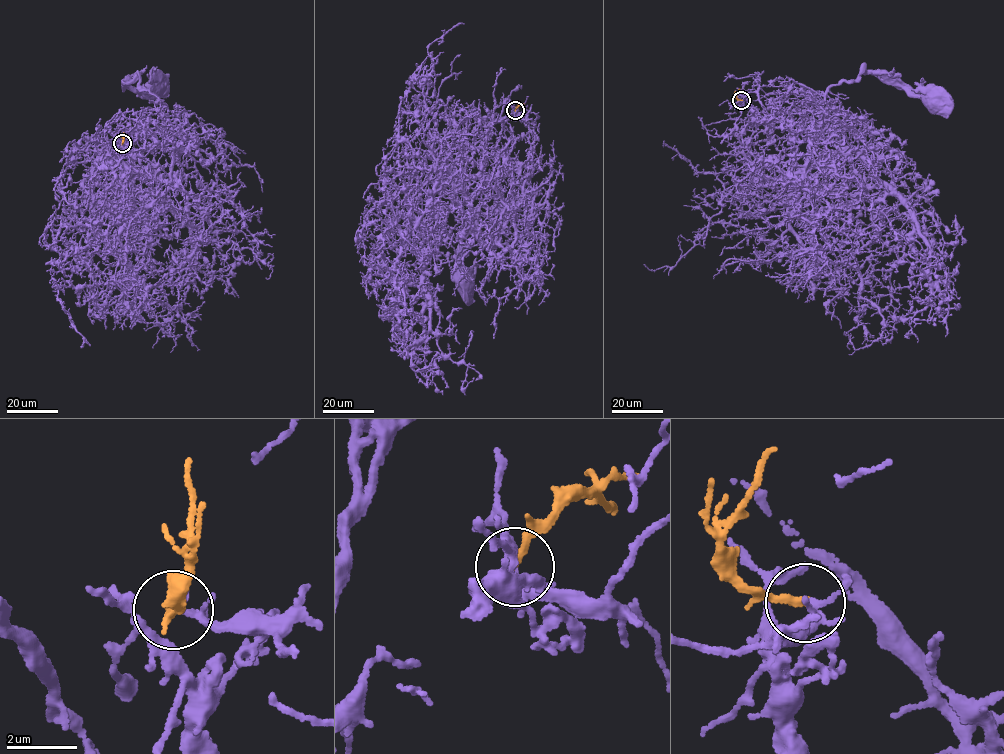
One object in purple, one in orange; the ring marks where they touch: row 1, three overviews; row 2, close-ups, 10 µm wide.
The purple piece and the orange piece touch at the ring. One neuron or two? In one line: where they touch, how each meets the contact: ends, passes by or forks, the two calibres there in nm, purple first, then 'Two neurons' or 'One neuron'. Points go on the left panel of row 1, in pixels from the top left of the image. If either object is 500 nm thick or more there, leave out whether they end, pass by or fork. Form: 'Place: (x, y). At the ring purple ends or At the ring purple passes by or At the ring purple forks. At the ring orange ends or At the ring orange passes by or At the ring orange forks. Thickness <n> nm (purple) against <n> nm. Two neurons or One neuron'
Place: (122, 143). At the ring purple forks. At the ring orange ends. Thickness 120 nm (purple) against 220 nm. Two neurons

